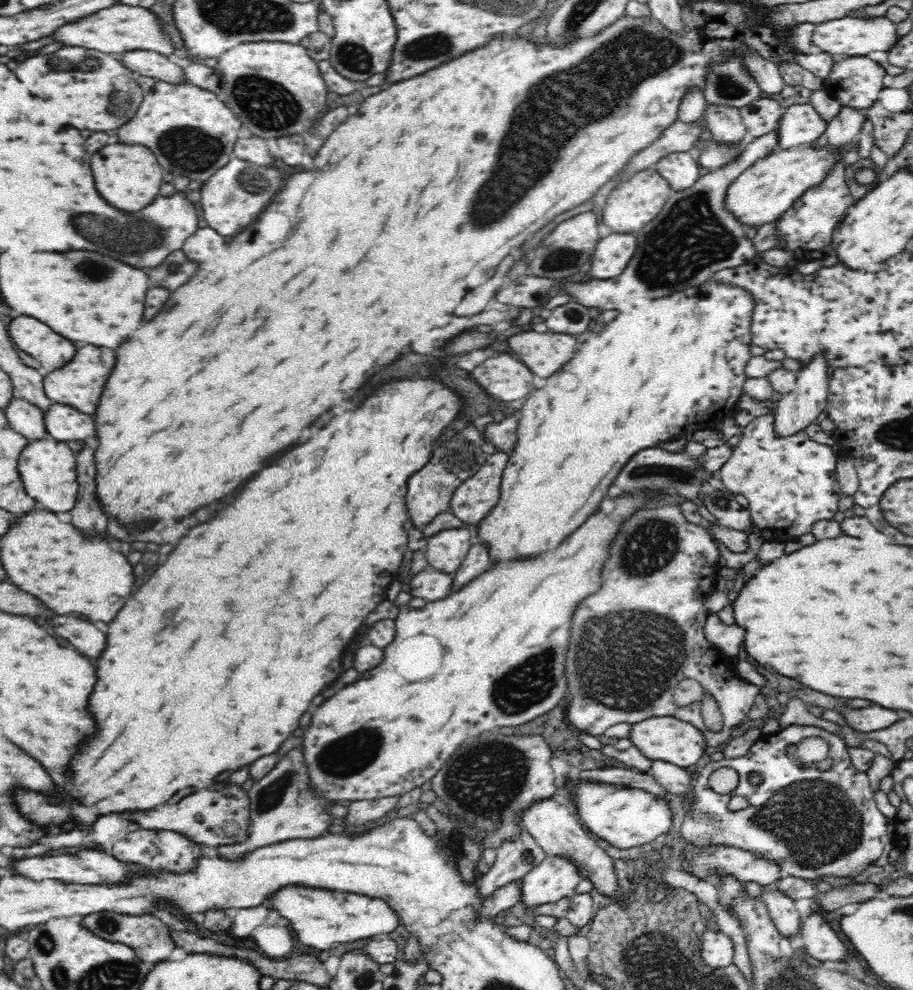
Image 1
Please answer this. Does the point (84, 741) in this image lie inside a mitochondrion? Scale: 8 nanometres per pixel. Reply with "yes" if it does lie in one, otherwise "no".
no

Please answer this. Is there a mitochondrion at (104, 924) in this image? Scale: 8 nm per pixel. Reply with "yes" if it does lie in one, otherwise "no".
yes

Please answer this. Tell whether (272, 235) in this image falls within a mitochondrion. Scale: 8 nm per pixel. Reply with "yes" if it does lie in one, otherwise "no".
no

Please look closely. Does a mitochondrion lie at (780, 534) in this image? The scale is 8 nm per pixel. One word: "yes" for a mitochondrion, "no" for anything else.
no

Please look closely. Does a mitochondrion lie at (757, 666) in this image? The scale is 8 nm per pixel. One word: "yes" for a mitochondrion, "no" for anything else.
no

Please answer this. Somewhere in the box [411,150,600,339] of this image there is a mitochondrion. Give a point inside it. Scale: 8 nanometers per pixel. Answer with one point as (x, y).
(564, 258)

